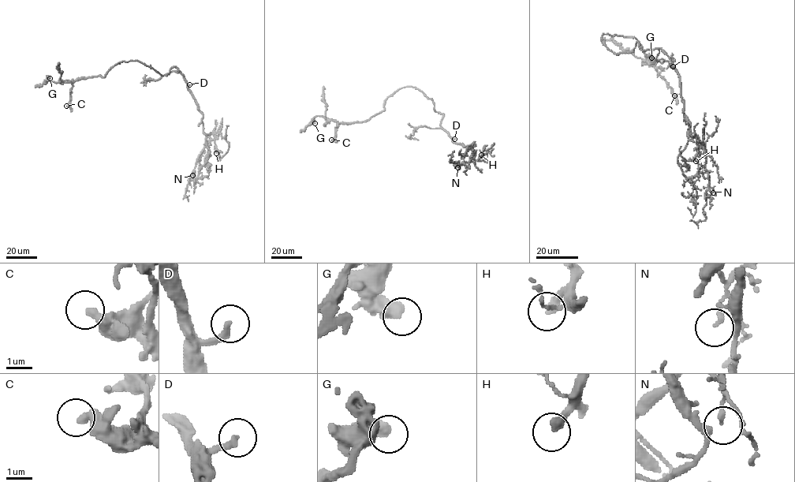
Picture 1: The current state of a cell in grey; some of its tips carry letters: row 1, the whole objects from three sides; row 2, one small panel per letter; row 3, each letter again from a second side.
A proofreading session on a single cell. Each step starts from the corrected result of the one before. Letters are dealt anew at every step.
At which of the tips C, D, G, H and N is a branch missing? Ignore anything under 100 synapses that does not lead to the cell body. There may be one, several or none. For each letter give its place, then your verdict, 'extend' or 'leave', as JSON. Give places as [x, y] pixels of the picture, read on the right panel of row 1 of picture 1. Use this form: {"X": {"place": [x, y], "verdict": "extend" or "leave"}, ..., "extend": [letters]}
{"C": {"place": [674, 95], "verdict": "leave"}, "D": {"place": [673, 66], "verdict": "extend"}, "G": {"place": [651, 57], "verdict": "leave"}, "H": {"place": [696, 161], "verdict": "leave"}, "N": {"place": [713, 192], "verdict": "leave"}, "extend": ["D"]}

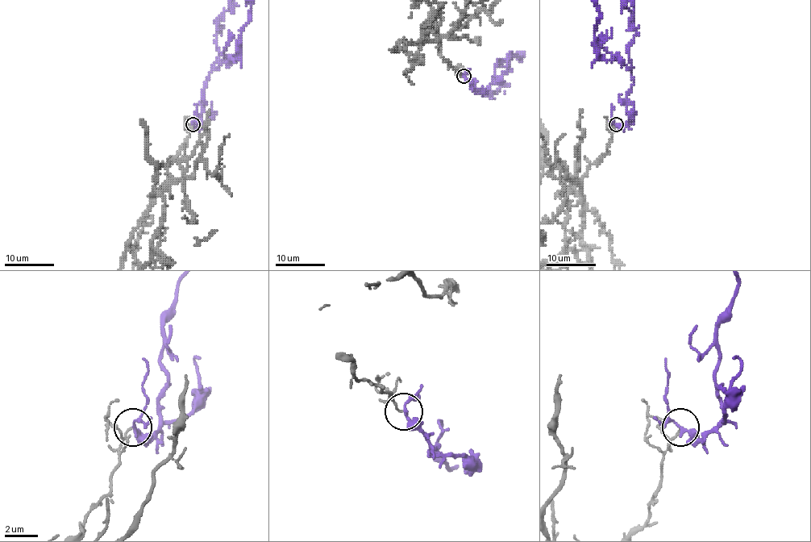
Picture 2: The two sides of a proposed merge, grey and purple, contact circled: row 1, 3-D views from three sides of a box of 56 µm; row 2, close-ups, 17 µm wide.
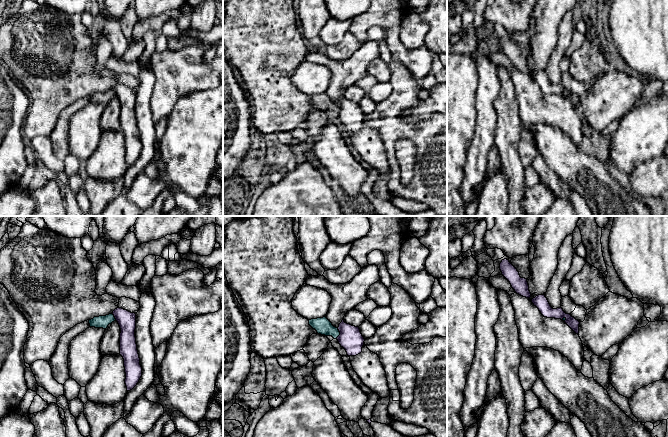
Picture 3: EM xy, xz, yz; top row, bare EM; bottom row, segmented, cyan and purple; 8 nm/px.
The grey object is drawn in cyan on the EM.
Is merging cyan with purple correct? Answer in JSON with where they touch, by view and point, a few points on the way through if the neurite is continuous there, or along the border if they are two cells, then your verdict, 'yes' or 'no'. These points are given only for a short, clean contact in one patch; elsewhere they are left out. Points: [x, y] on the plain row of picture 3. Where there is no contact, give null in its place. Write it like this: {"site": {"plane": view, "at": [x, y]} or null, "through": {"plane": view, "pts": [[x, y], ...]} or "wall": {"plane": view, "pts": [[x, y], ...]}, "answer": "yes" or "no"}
{"site": {"plane": "xz", "at": [339, 109]}, "wall": {"plane": "xz", "pts": [[338, 104], [339, 110], [335, 114]]}, "answer": "no"}

